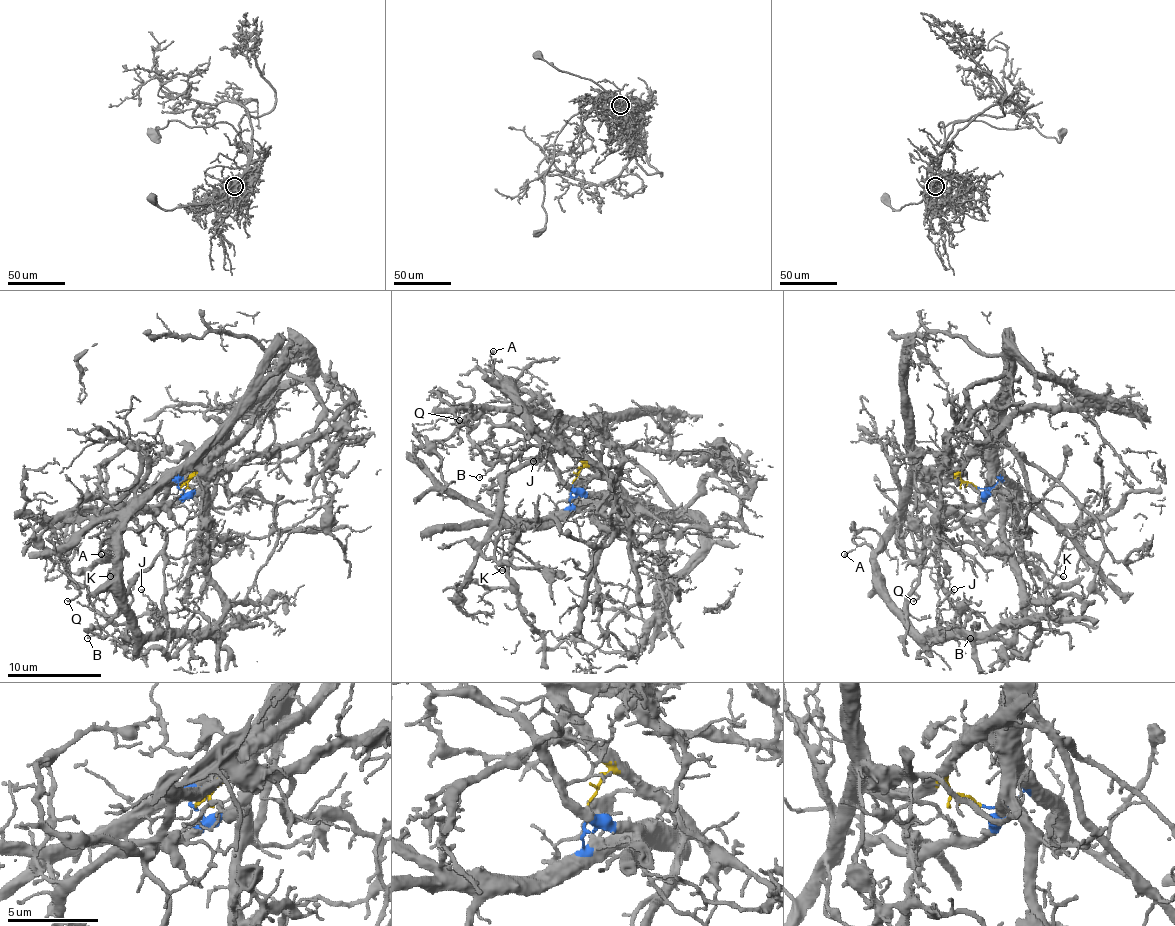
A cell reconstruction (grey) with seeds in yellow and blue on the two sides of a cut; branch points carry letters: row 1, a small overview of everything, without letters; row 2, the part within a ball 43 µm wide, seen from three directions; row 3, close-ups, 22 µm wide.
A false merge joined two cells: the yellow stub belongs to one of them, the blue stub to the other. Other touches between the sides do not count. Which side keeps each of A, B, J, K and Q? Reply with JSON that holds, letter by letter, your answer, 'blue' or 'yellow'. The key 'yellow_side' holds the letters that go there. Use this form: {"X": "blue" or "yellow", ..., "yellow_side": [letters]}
{"A": "yellow", "B": "blue", "J": "yellow", "K": "blue", "Q": "yellow", "yellow_side": ["A", "J", "Q"]}

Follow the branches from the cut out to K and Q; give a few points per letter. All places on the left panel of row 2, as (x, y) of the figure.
K: (180, 486), (175, 479), (156, 486), (116, 505), (104, 517), (107, 538), (123, 552), (109, 576)
Q: (180, 486), (189, 475), (163, 479), (125, 508), (97, 517), (62, 555), (67, 576), (78, 588), (67, 602)

